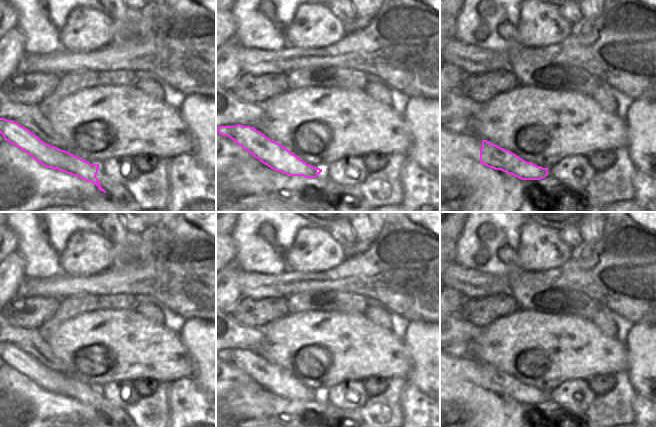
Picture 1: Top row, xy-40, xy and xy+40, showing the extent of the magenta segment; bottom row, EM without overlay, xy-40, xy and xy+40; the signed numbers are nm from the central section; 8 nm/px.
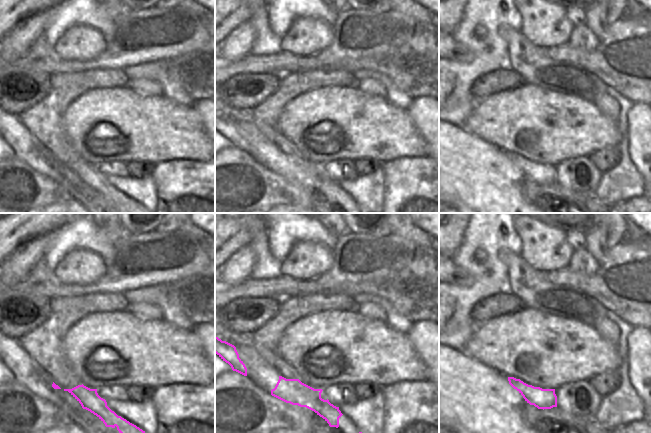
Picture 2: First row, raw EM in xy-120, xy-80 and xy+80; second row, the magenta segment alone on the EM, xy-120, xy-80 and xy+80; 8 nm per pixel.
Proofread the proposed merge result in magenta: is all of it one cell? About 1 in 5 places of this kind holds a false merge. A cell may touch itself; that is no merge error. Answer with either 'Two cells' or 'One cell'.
Two cells.

